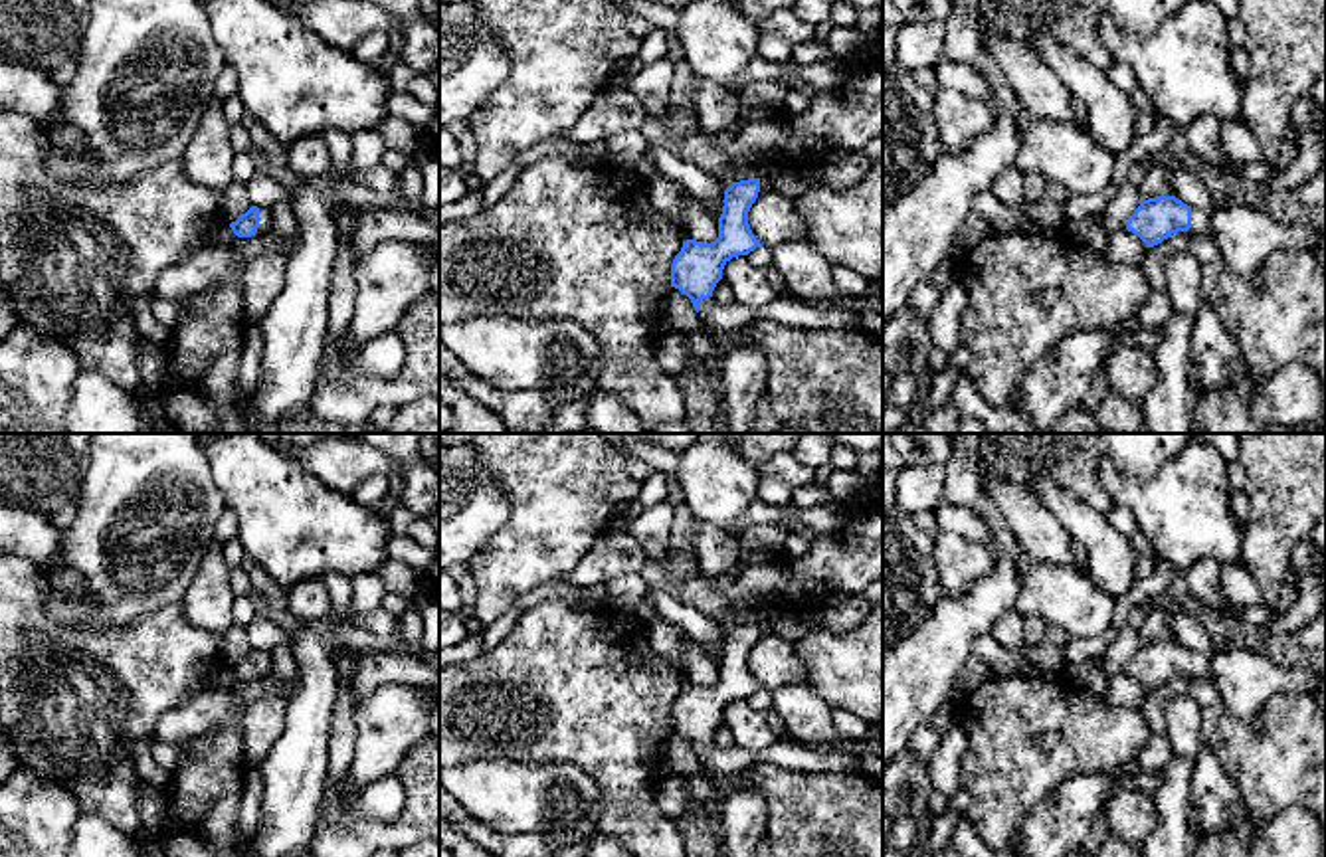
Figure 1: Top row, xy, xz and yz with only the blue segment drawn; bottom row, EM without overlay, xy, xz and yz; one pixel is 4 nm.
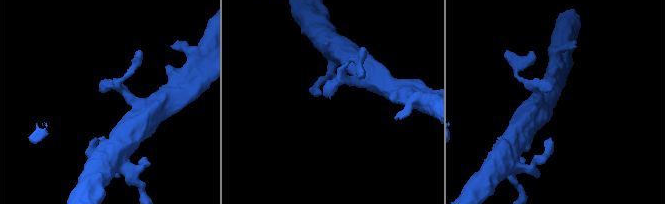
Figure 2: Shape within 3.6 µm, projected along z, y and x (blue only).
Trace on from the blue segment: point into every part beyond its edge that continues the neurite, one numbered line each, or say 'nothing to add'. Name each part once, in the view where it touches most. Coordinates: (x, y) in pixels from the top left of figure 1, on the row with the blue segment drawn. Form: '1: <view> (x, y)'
1: xy (266, 216)

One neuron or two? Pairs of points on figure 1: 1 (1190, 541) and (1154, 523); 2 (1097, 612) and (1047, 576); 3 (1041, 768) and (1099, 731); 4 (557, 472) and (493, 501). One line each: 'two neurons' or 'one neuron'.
1: one neuron
2: one neuron
3: one neuron
4: two neurons

